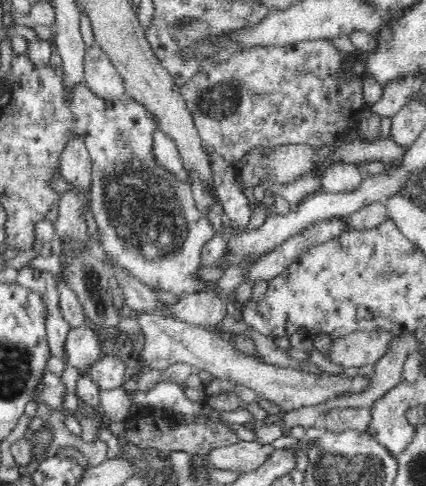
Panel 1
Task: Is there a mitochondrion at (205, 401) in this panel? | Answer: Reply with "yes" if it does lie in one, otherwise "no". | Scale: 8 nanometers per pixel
no

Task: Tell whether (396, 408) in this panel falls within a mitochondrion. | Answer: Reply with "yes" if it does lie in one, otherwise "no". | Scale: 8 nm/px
no

